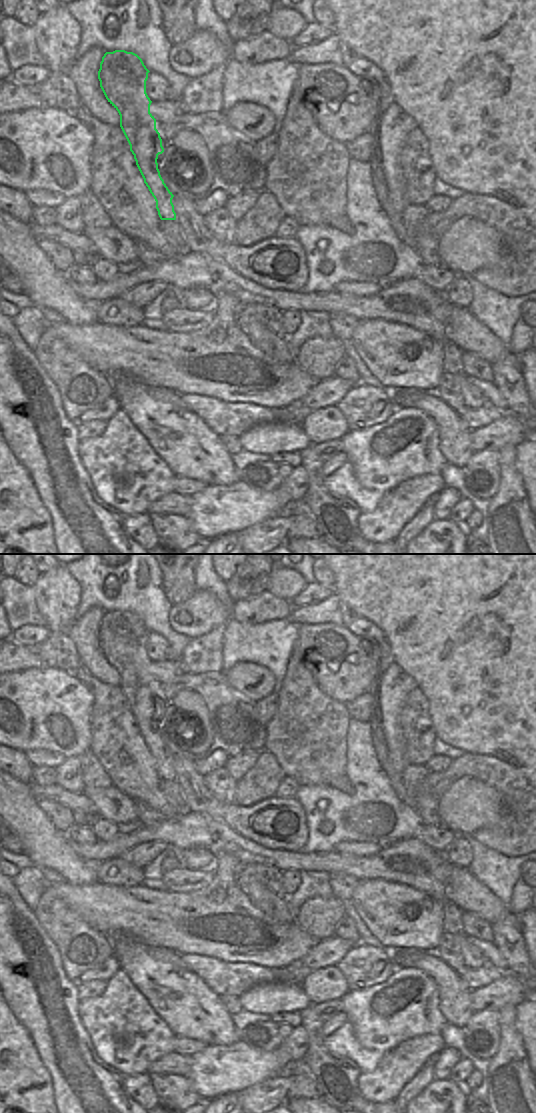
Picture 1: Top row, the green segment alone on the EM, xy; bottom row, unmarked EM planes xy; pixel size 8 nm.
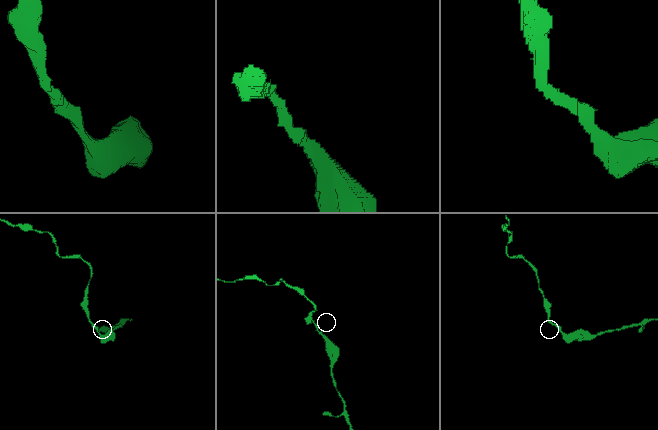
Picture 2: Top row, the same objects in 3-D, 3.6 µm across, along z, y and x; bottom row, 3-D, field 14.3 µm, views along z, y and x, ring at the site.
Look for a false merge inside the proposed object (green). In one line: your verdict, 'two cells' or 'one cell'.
one cell

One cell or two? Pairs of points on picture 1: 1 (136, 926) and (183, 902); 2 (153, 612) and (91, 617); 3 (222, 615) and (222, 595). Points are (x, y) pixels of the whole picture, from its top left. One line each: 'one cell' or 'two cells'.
1: one cell
2: two cells
3: two cells

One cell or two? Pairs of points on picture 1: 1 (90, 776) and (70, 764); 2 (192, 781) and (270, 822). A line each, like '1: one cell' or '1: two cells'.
1: two cells
2: one cell

